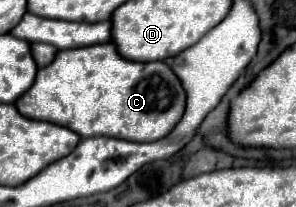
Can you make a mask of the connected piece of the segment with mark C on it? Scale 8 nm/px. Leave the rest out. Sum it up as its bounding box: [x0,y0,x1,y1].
[16,42,186,142]

